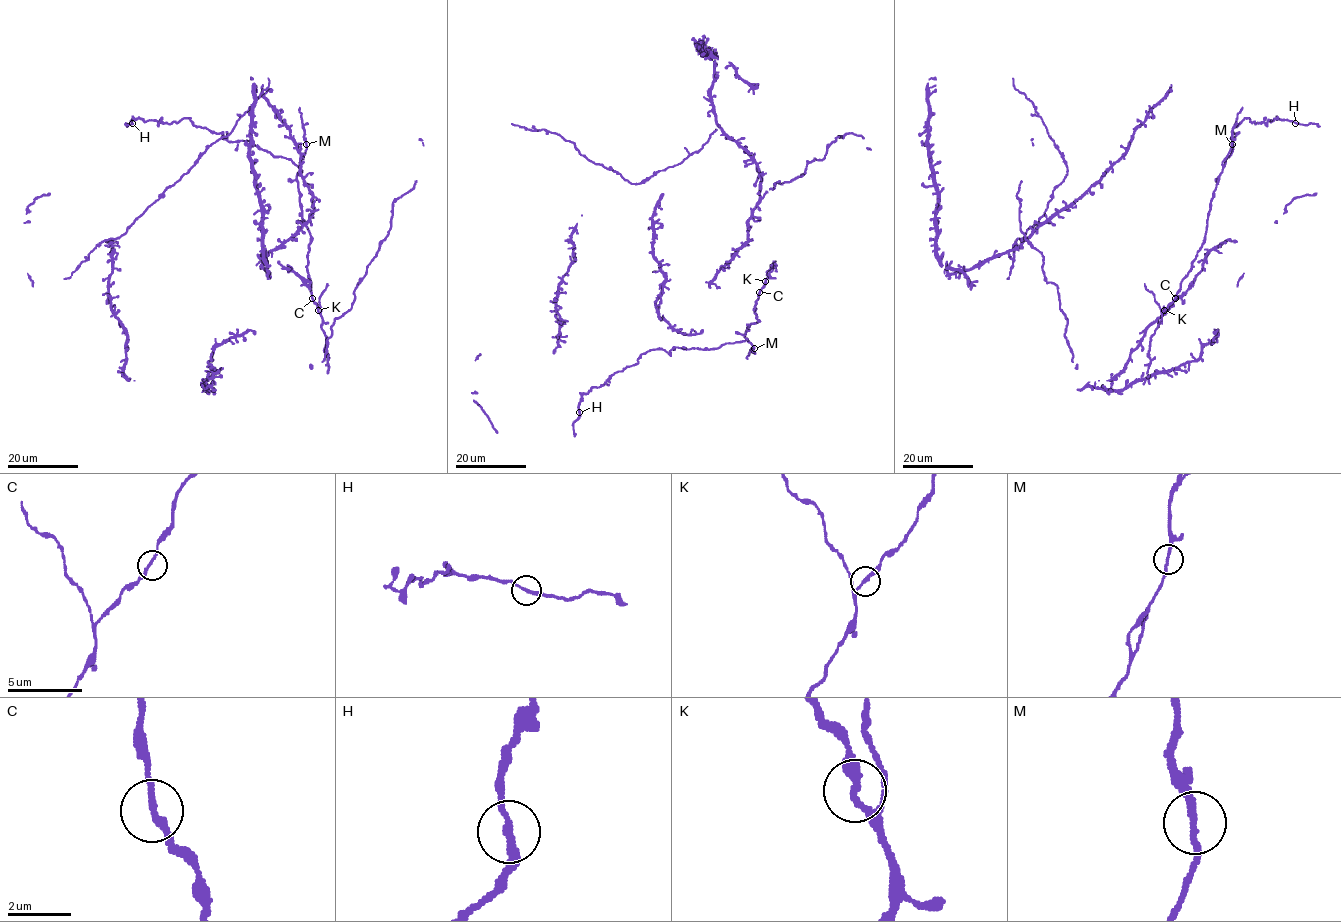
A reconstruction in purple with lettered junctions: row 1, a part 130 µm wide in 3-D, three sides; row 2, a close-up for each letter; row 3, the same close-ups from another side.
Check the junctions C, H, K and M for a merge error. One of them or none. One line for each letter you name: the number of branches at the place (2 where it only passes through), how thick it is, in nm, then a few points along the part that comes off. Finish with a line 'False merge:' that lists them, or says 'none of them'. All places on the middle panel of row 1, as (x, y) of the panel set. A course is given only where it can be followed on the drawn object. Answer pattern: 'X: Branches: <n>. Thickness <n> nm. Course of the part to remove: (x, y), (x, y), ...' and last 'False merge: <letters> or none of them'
False merge: none of them

